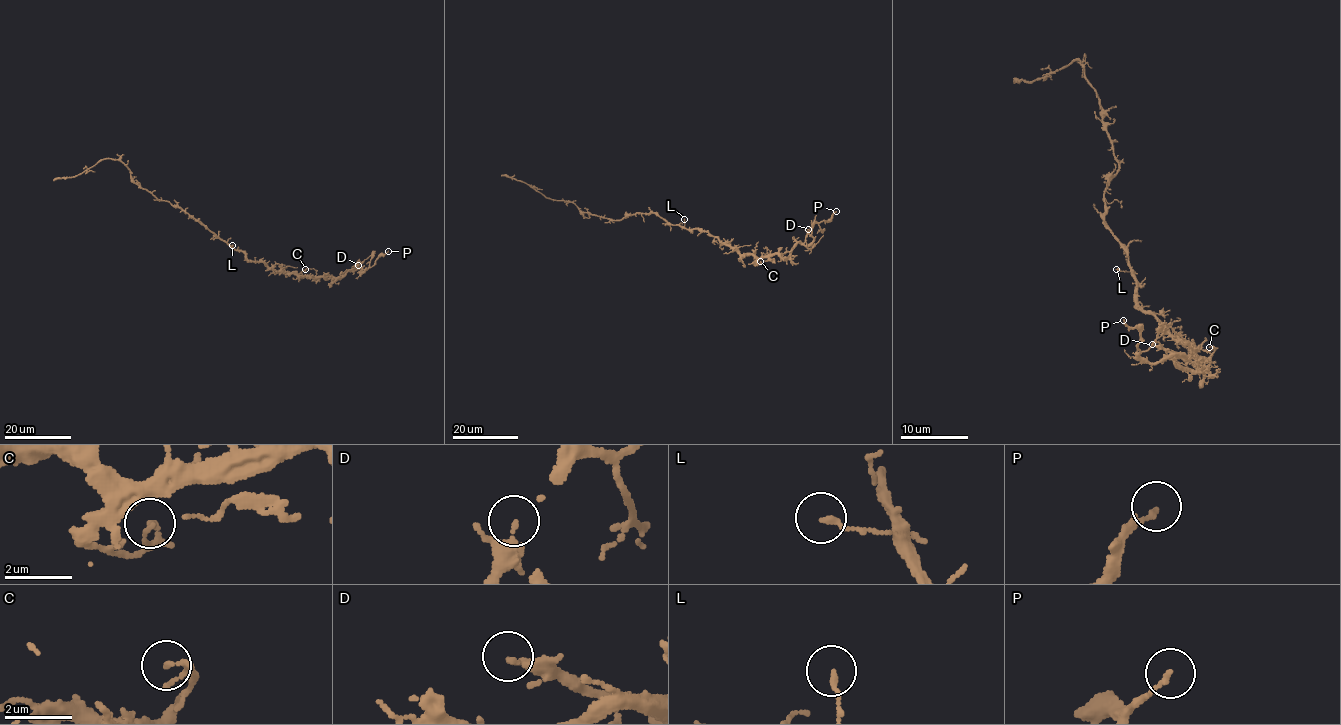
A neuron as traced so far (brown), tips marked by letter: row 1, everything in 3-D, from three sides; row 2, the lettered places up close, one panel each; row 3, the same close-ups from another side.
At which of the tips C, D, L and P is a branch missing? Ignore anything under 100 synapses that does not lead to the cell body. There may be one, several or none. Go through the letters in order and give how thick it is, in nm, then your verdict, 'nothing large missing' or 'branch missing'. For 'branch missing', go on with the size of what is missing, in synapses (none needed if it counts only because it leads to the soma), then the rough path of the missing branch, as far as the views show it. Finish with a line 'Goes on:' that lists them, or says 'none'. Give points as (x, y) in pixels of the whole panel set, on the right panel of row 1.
C: 130 nm thick; nothing large missing
D: 220 nm thick; nothing large missing
L: 140 nm thick; nothing large missing
P: 130 nm thick; nothing large missing
Goes on: none

